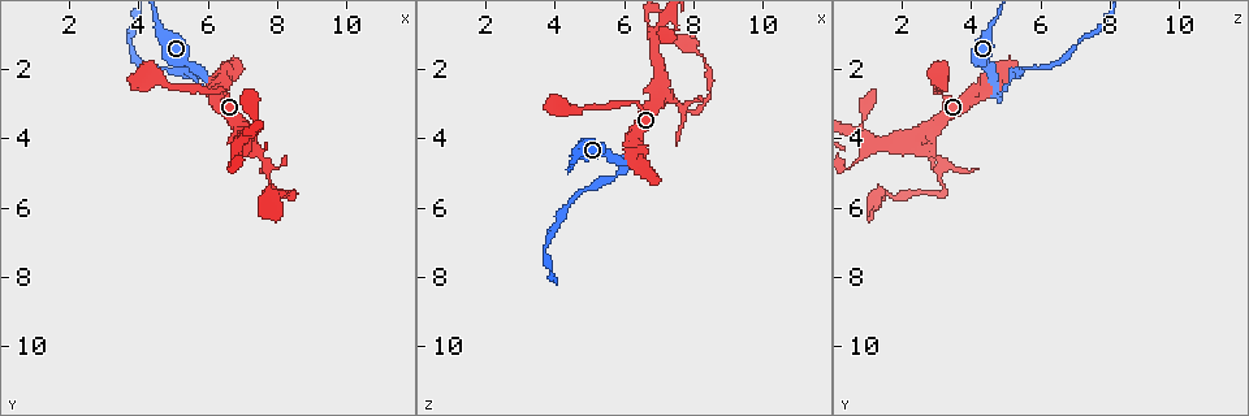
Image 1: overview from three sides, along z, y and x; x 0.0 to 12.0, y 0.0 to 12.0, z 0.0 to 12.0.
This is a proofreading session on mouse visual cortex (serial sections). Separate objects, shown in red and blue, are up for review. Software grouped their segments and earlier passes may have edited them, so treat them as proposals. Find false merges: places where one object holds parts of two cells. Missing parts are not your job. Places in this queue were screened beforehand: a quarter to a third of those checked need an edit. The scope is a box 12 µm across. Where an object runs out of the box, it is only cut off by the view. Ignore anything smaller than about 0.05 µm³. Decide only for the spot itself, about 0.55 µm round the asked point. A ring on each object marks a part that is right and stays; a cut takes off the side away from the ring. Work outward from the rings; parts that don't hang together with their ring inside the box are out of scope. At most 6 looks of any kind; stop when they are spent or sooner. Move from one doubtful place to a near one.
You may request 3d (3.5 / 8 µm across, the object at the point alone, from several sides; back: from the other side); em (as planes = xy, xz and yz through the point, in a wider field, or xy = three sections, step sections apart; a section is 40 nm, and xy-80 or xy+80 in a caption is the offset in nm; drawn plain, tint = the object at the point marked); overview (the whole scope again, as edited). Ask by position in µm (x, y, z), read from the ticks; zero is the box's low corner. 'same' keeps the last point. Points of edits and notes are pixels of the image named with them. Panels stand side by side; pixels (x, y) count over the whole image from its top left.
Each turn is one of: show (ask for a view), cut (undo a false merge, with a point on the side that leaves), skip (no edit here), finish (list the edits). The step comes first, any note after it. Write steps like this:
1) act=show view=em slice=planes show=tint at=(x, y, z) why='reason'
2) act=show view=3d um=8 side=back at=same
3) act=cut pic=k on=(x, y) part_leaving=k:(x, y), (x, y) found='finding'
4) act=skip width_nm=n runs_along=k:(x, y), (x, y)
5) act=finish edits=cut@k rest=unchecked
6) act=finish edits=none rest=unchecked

act=show view=3d um=3.5 at=(7.5, 3.5, 0.9) why='thick turns thin'

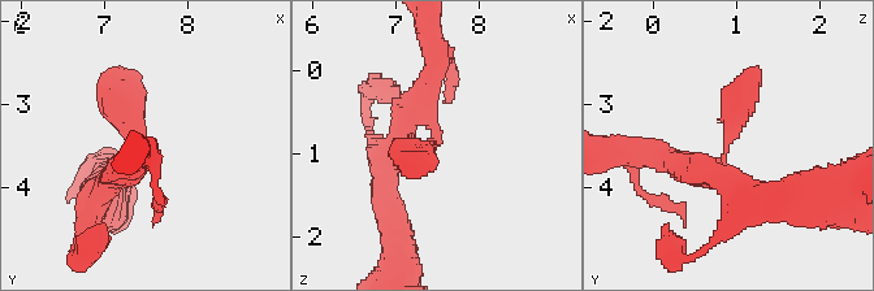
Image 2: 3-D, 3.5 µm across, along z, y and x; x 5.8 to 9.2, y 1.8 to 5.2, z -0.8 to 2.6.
act=show view=em slice=xy step=1 show=tint at=(7.50, 3.55, 0.90) arms=3 arm_widths_nm=300,300,400 why='need the tissue'

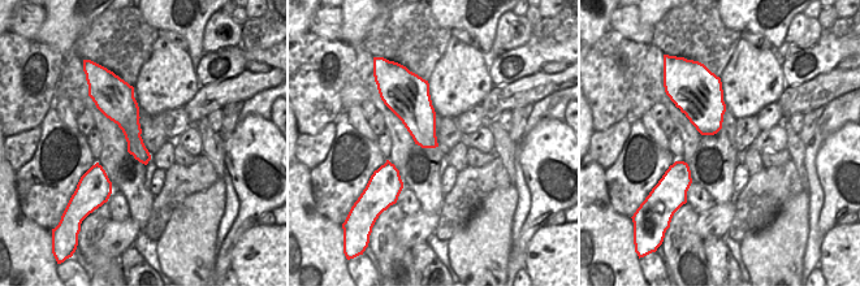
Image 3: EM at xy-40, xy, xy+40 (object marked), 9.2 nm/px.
act=skip runs_along=2:(721, 179), (695, 168), (721, 160), (754, 75) found='continuous, no second cell'

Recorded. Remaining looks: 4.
act=show view=3d um=3.5 at=(8.1, 5.7, 3.2) why='sharp bend'

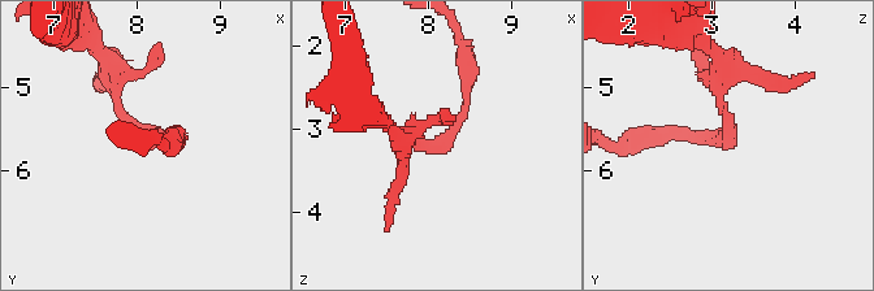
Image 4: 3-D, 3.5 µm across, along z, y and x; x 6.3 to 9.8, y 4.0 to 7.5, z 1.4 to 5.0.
act=show view=em slice=planes show=tint at=(8.10, 5.60, 3.25) arm_widths_nm=150,200 why='now the EM'

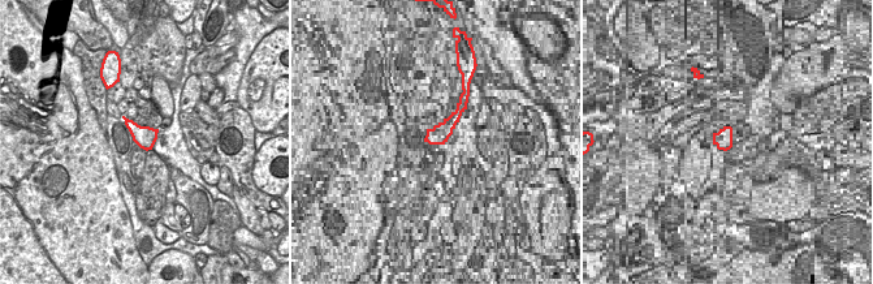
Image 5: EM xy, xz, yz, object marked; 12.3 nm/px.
act=skip runs_along=4:(723, 64), (730, 137), (653, 137) found='one cell here'

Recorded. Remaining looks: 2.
act=show view=em slice=planes show=tint at=(8.1, 5.6, 1.5) why='calibre changes'

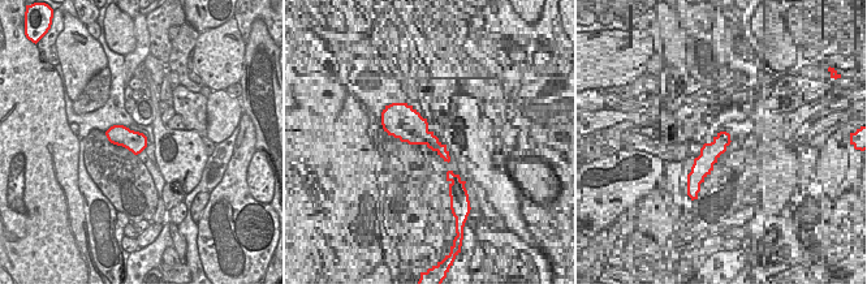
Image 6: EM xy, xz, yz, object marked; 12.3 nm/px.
act=show view=3d um=3.5 at=same

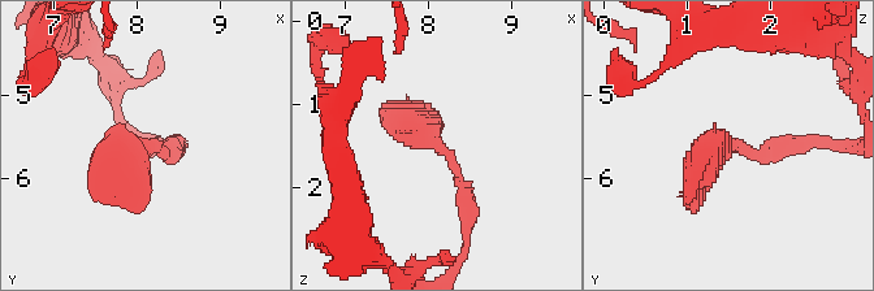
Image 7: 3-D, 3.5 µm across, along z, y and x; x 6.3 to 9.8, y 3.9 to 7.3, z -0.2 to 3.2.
act=skip width_nm=260 runs_along=7:(795, 144), (714, 148), (695, 208) found='all the same cell'

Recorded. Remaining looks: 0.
act=finish edits=none rest=unchecked

